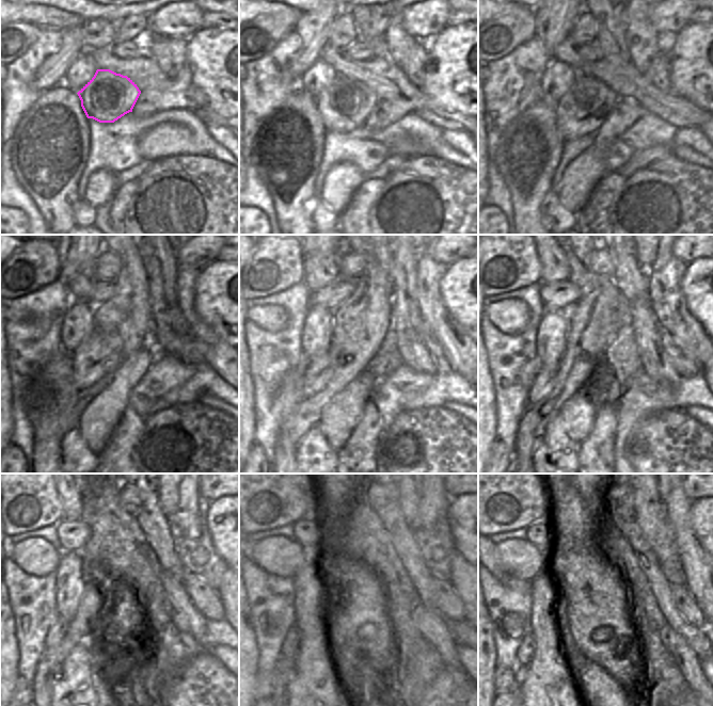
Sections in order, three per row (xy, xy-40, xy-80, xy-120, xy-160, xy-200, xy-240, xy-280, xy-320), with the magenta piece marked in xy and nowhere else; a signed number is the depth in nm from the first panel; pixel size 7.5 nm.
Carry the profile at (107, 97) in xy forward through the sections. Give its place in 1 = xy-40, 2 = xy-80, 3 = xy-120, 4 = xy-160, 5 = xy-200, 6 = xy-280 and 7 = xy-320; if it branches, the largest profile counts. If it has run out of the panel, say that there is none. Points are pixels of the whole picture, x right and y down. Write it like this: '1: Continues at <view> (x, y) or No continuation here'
1: Continues at xy-40 (345, 105)
2: Continues at xy-80 (587, 103)
3: Continues at xy-120 (93, 357)
4: Continues at xy-160 (319, 371)
5: Continues at xy-200 (544, 384)
6: Continues at xy-280 (290, 644)
7: Continues at xy-320 (525, 652)

